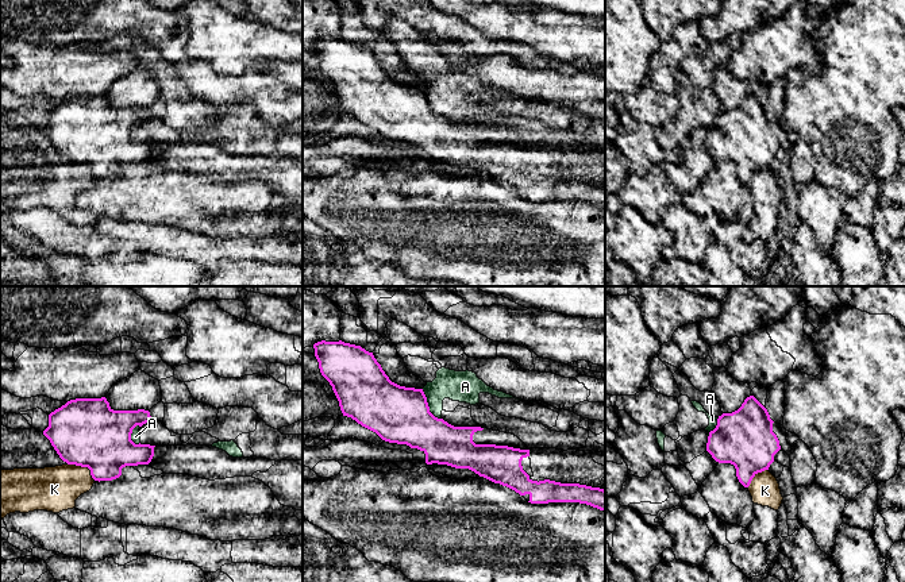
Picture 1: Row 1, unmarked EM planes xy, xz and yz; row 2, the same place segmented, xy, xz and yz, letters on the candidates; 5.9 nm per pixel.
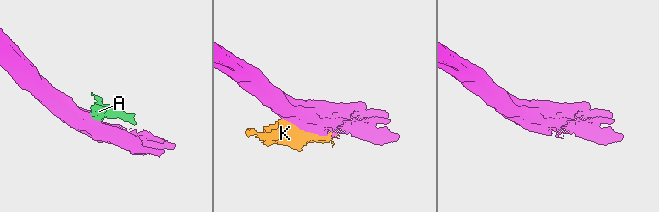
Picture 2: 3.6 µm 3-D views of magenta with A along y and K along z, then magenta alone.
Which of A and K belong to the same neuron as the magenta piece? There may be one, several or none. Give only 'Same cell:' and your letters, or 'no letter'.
Same cell: no letter

